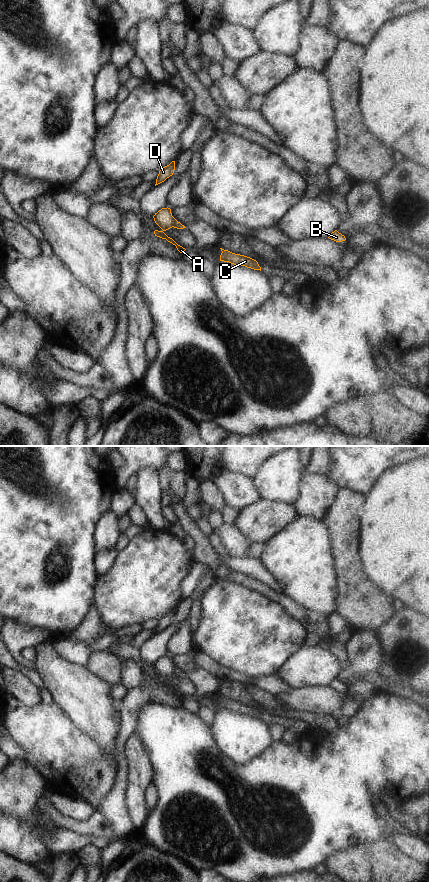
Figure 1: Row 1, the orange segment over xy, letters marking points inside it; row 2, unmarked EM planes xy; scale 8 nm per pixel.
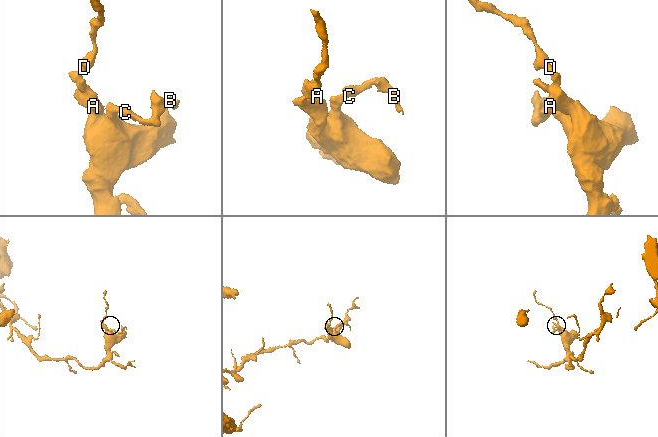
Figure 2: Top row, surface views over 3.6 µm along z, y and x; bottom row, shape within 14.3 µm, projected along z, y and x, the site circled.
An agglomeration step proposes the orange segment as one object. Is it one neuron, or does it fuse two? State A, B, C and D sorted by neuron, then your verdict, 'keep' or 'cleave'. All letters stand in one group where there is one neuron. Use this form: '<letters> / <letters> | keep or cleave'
A B C D | keep

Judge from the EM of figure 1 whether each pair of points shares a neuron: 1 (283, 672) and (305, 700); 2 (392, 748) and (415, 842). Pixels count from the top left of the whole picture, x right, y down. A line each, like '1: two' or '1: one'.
1: two
2: two

